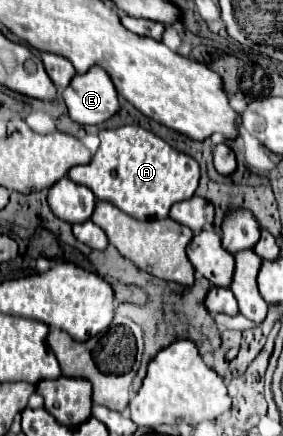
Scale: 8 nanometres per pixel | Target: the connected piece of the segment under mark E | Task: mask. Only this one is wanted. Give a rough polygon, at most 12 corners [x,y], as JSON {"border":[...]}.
{"border":[[100,67],[74,75],[62,99],[74,121],[98,125],[118,111]]}

